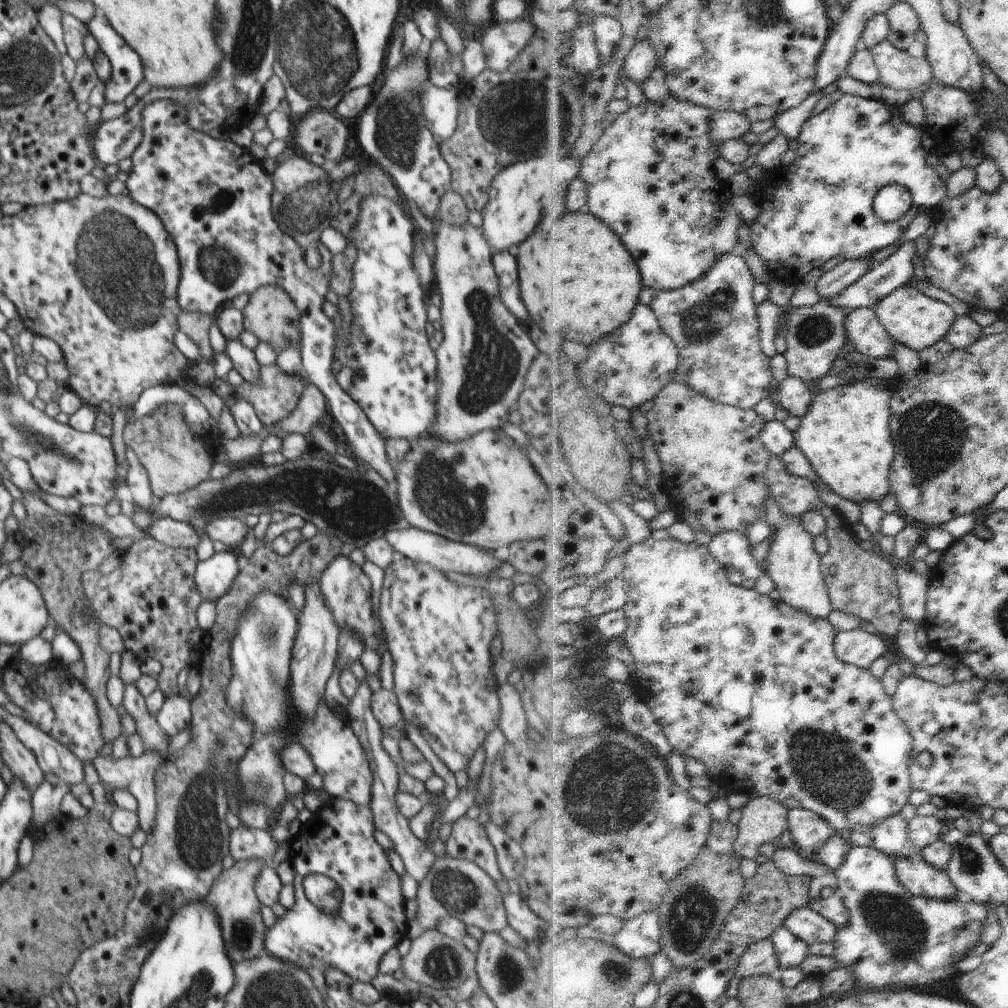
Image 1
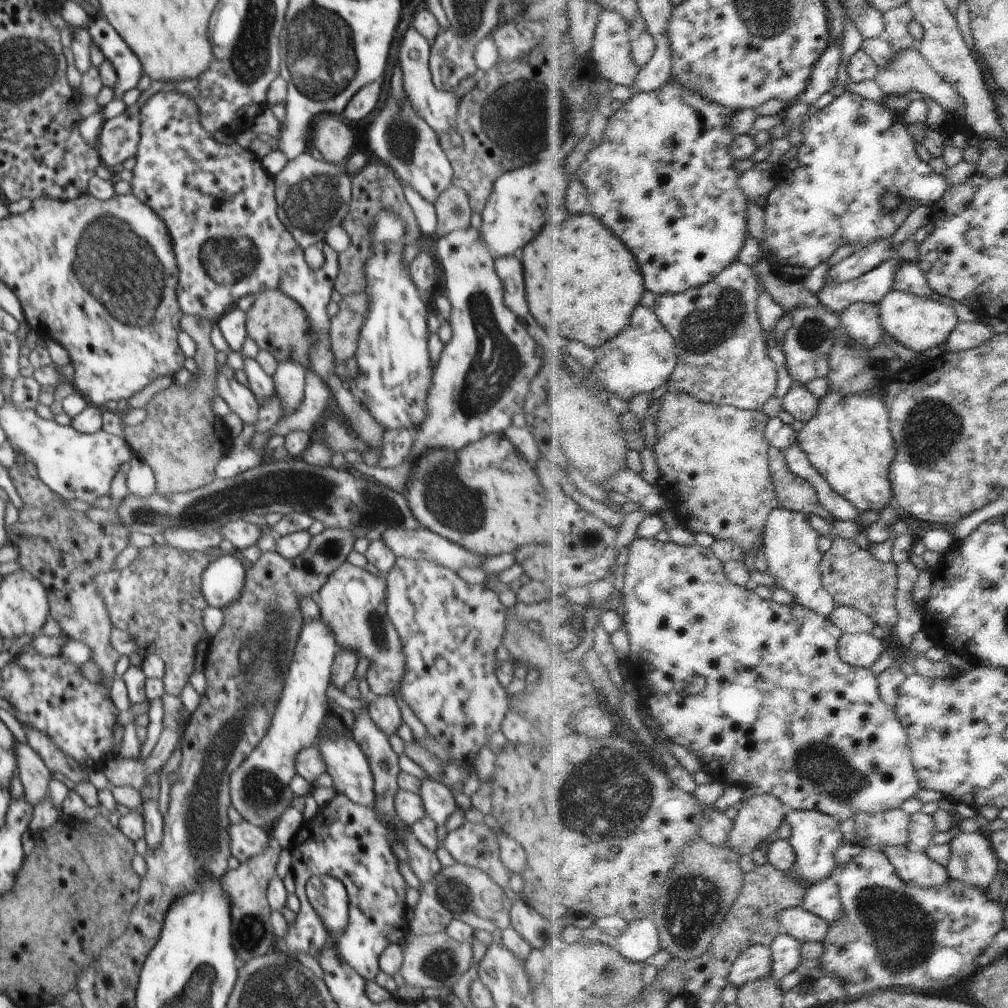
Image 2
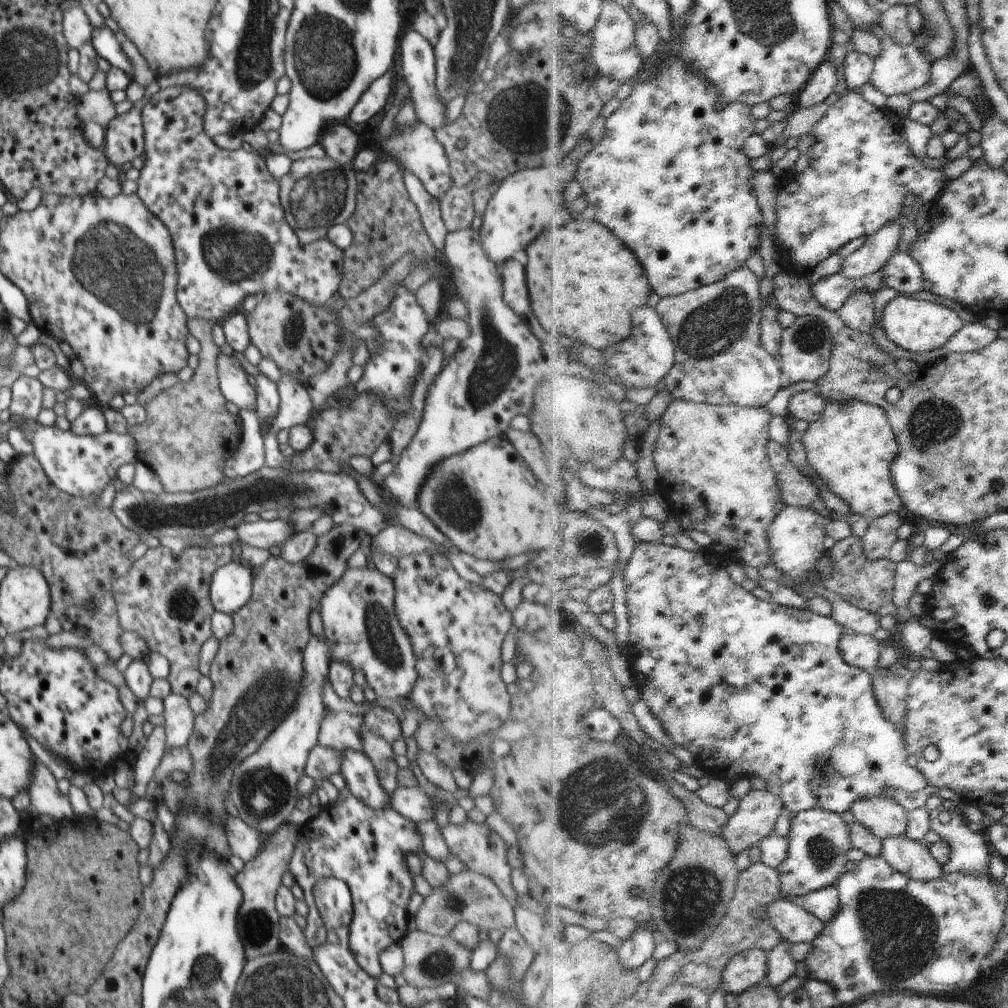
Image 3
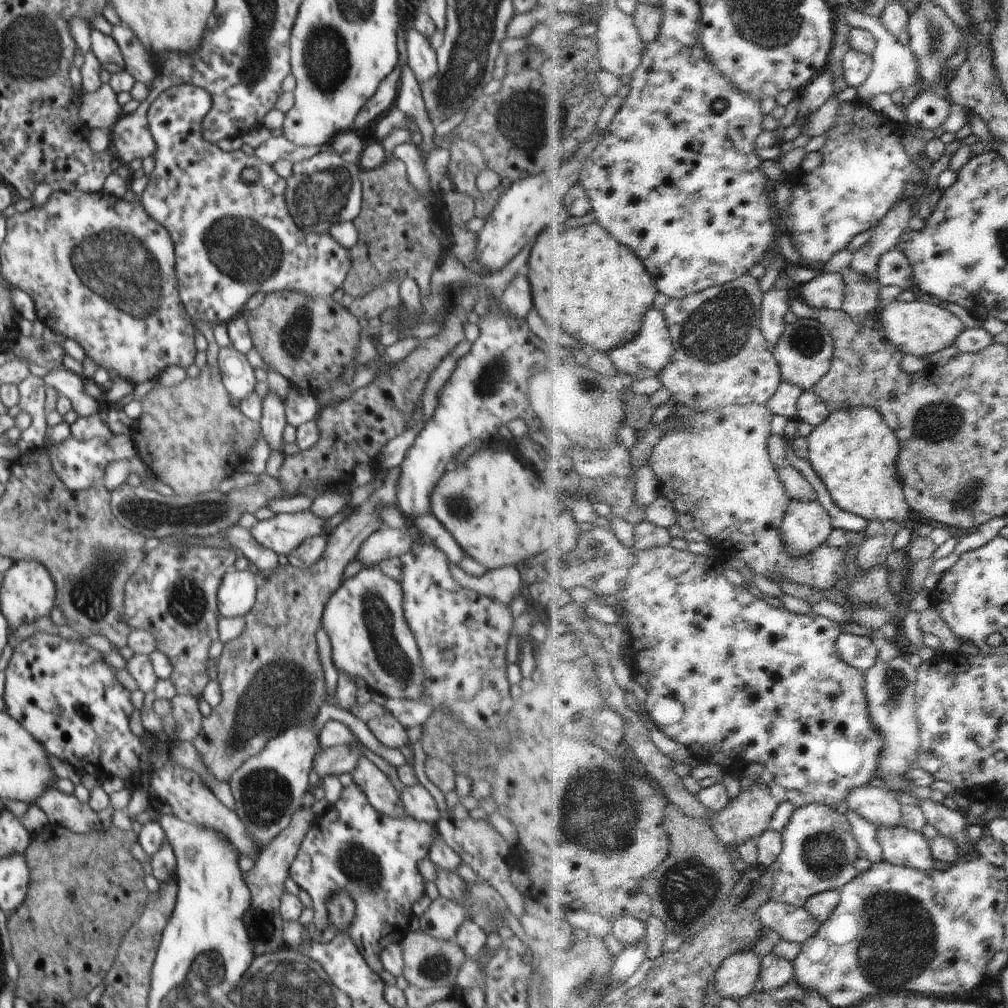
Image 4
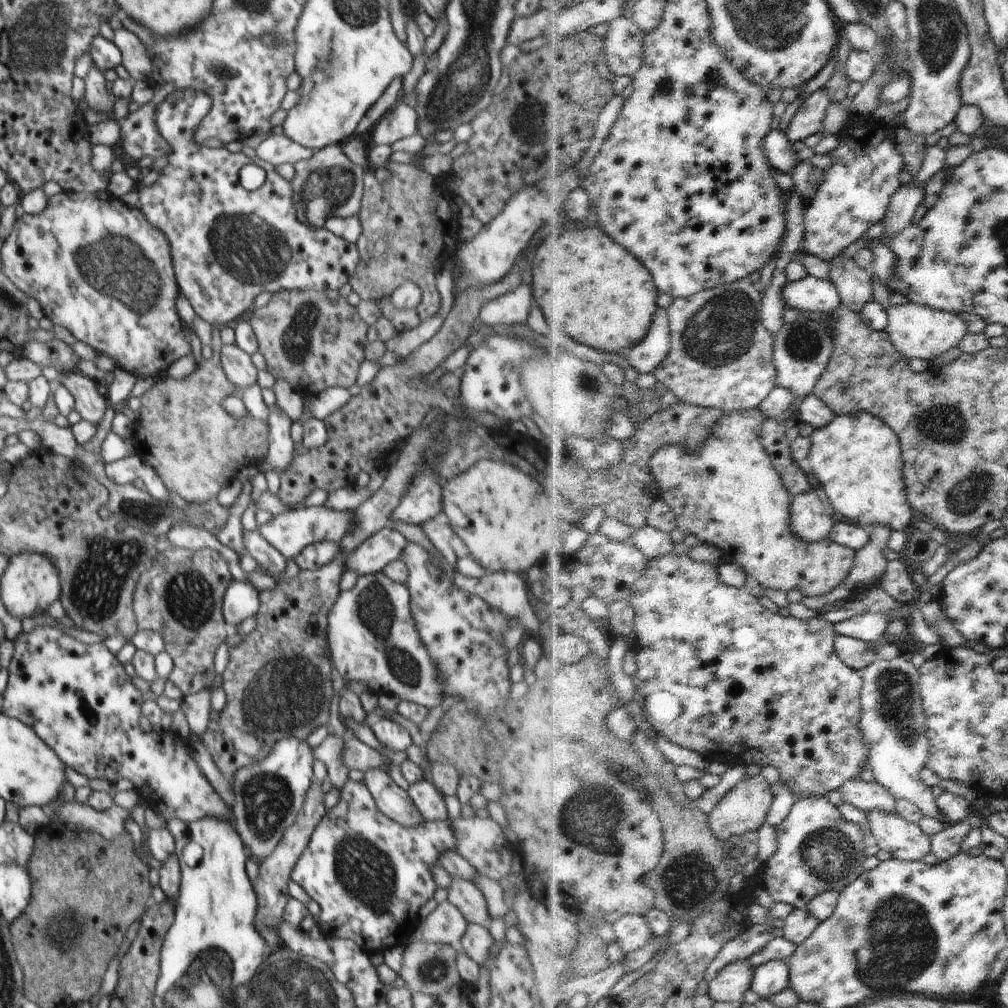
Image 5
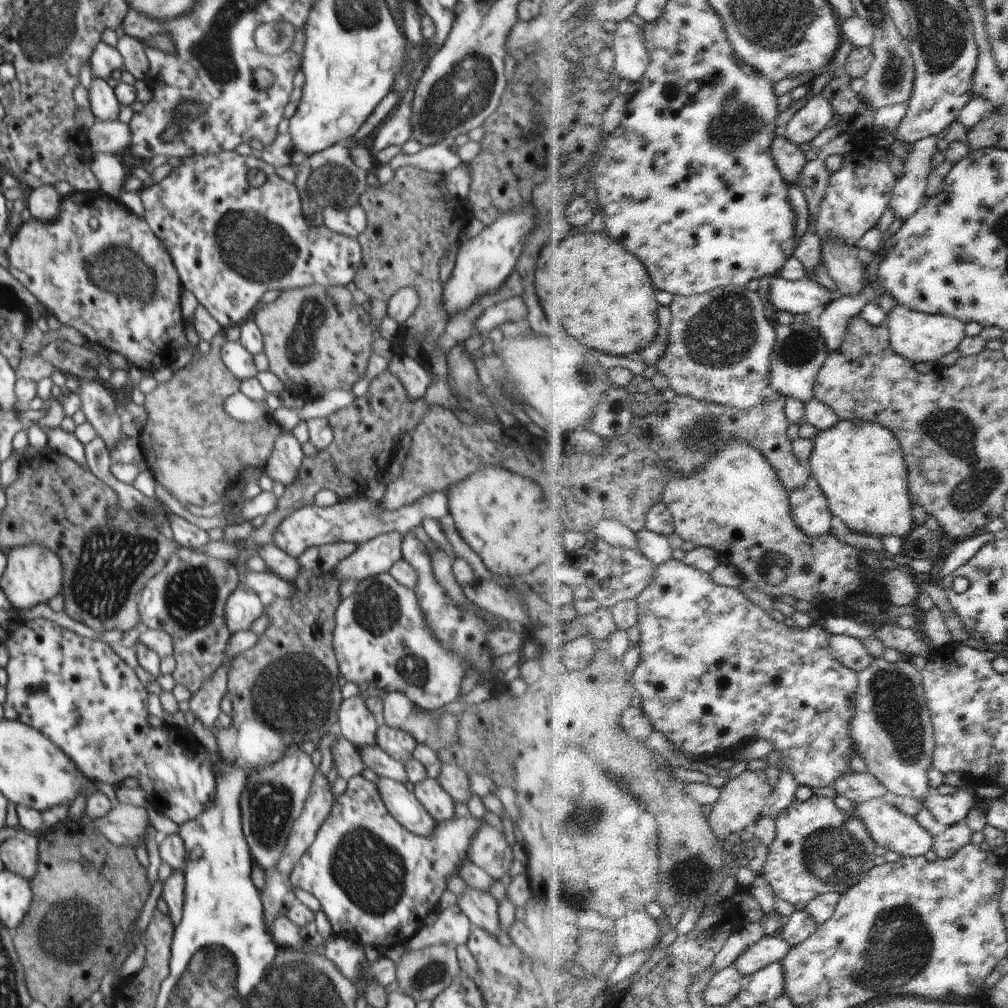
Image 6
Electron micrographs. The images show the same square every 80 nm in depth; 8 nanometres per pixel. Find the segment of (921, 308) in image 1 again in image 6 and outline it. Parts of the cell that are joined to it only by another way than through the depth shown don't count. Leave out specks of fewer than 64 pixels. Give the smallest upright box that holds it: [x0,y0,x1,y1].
[886,305,966,364]

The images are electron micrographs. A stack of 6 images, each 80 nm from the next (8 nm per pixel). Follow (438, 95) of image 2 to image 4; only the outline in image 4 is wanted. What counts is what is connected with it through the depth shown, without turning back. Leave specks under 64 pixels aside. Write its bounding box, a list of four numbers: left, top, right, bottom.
[406,28,437,82]

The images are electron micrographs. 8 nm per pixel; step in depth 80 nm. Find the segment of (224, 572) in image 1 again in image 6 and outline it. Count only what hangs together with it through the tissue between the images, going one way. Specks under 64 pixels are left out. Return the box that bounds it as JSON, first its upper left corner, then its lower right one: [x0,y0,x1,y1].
[225,587,265,634]

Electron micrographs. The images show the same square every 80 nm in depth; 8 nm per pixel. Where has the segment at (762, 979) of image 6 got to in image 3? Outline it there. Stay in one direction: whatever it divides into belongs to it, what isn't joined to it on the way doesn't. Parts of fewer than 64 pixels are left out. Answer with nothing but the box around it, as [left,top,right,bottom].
[765,939,799,990]

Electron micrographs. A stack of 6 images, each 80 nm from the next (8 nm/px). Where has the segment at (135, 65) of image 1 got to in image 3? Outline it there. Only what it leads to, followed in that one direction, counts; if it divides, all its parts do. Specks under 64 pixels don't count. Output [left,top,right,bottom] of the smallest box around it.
[91,27,133,78]

